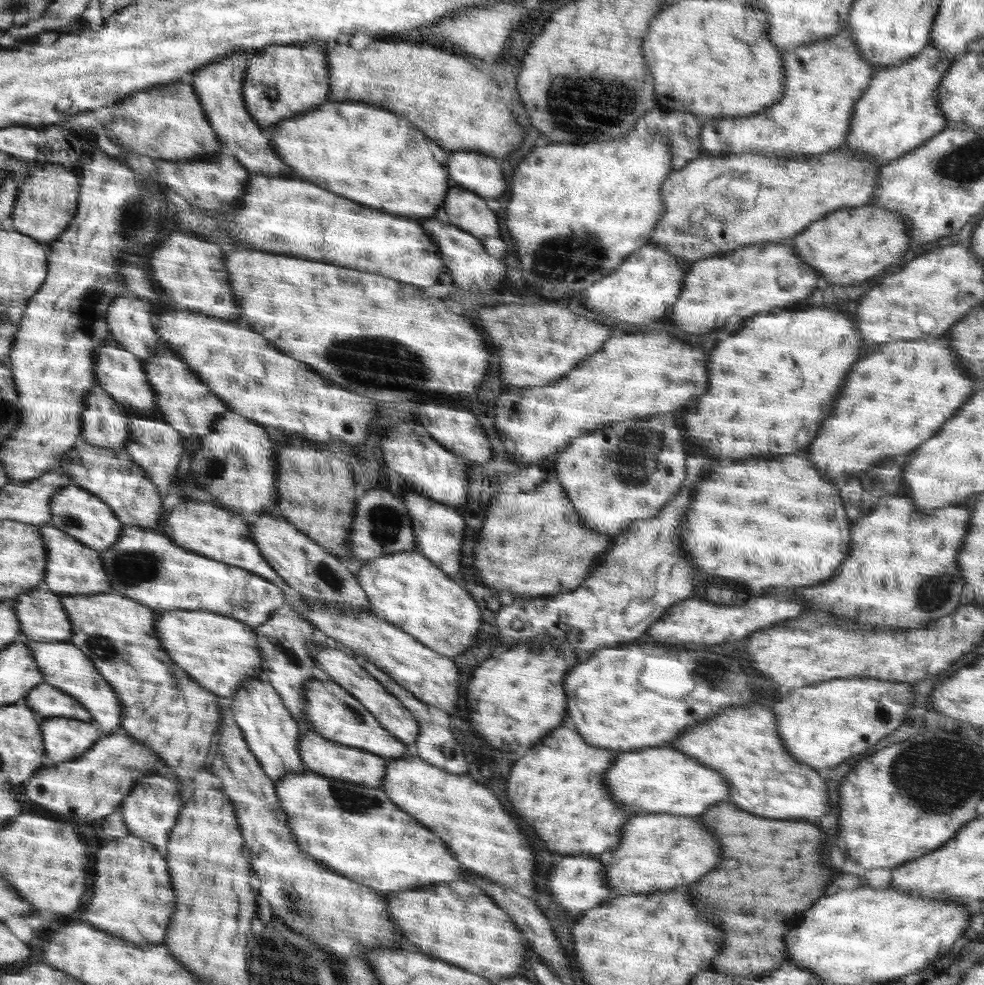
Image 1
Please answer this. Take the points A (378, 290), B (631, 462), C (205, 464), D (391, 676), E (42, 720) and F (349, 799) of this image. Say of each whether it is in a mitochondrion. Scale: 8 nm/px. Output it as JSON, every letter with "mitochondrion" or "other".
{"A":"other","B":"mitochondrion","C":"mitochondrion","D":"other","E":"other","F":"mitochondrion"}

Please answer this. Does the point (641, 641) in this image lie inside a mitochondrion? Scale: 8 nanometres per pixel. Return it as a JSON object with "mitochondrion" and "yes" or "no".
{"mitochondrion":"no"}

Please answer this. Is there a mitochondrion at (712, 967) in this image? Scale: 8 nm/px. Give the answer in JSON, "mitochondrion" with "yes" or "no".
{"mitochondrion":"no"}

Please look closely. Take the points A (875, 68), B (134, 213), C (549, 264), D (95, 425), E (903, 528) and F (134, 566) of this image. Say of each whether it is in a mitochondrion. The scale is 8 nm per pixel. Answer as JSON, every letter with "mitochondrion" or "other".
{"A":"other","B":"mitochondrion","C":"mitochondrion","D":"other","E":"other","F":"mitochondrion"}

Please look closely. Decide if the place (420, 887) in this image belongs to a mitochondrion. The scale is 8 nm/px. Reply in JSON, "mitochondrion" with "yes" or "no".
{"mitochondrion":"no"}

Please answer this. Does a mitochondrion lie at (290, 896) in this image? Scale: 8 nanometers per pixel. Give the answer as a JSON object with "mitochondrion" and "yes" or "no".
{"mitochondrion":"yes"}

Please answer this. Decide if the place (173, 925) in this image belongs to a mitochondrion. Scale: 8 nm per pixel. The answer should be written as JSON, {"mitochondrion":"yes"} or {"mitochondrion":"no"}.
{"mitochondrion":"no"}

